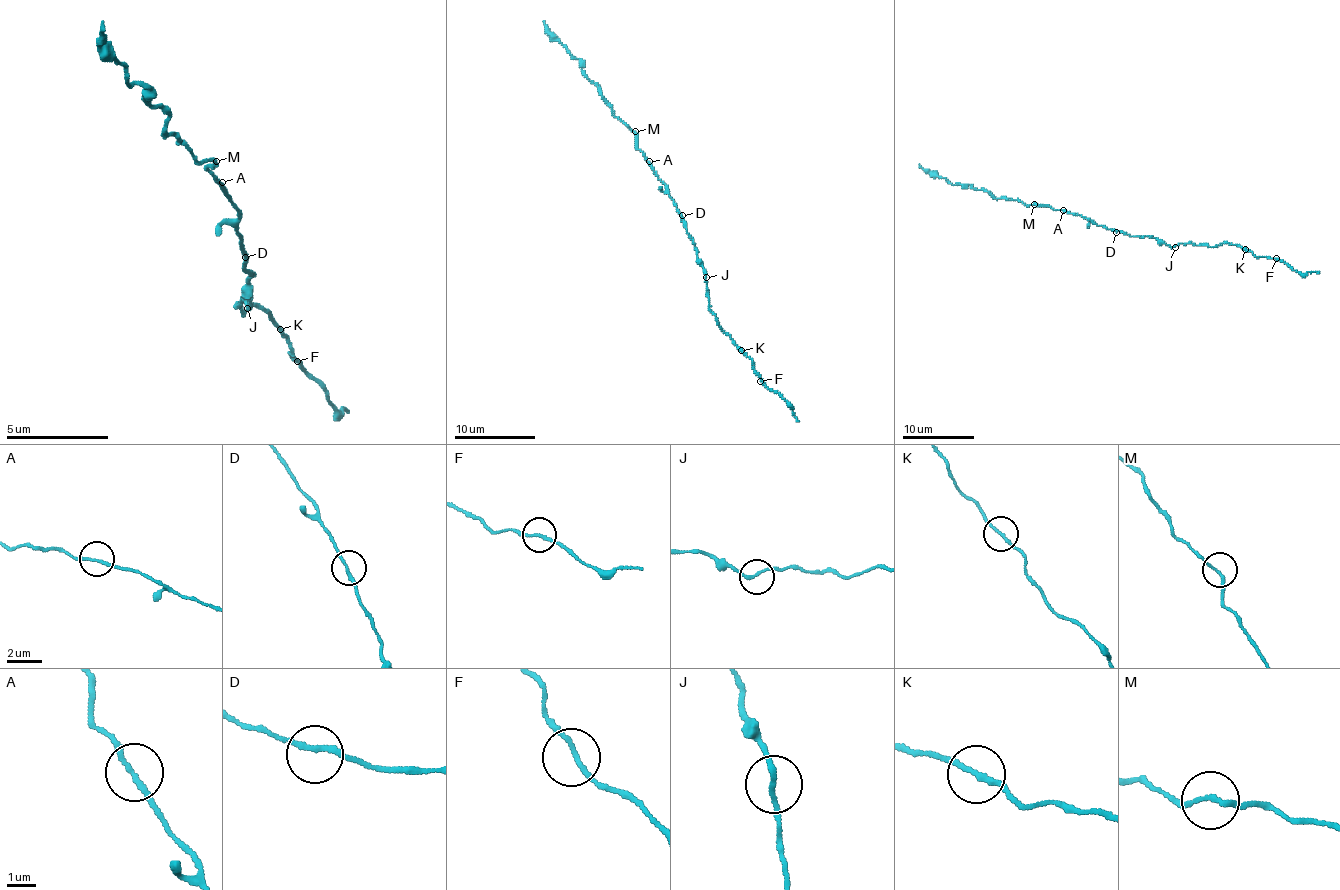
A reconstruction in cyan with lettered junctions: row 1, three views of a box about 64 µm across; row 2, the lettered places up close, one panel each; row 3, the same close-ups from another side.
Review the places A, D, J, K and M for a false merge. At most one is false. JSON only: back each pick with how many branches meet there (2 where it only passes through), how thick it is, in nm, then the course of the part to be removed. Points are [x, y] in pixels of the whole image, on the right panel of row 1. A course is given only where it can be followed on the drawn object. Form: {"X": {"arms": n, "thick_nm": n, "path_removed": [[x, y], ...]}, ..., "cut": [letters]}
{"K": {"arms": 2, "thick_nm": 160, "path_removed": [[1246, 250], [1257, 256], [1278, 258], [1300, 274], [1319, 273]]}, "cut": ["K"]}

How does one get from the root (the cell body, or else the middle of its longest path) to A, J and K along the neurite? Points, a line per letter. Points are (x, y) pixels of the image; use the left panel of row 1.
A: (245, 252), (236, 228), (240, 222), (237, 211), (228, 199), (222, 182)
J: (245, 252), (241, 253), (246, 264), (241, 270), (252, 272), (252, 278), (243, 285), (250, 296), (247, 308)
K: (245, 252), (250, 307), (247, 298), (233, 307), (243, 315), (263, 307), (281, 330)

